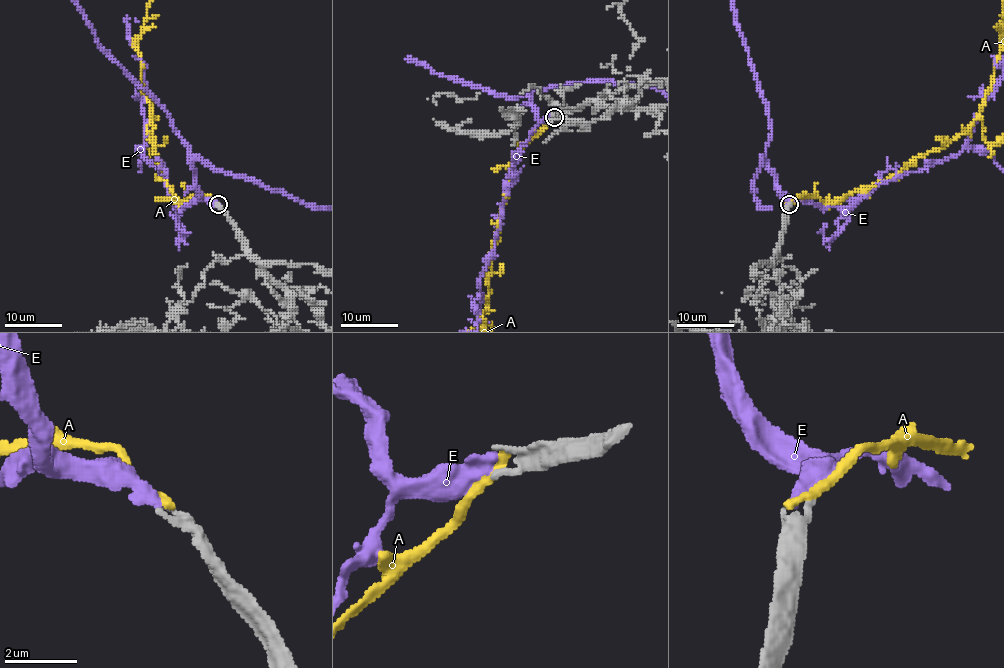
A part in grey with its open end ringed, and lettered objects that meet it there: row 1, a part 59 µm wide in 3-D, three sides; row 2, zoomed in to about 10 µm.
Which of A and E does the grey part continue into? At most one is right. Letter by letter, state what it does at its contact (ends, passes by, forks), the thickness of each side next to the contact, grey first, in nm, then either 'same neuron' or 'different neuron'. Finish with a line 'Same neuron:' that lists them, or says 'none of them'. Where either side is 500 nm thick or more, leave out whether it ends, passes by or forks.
A: it ends | 170/320 nm | different neuron
E: it ends | 140/480 nm | same neuron
Same neuron: E

